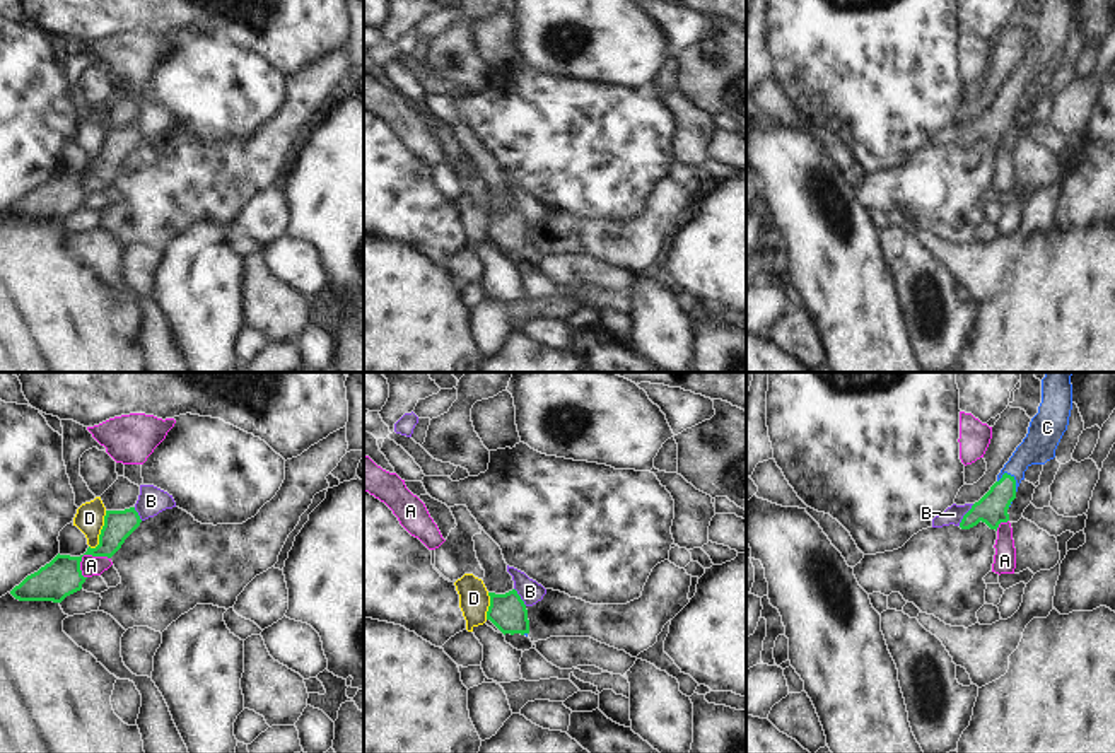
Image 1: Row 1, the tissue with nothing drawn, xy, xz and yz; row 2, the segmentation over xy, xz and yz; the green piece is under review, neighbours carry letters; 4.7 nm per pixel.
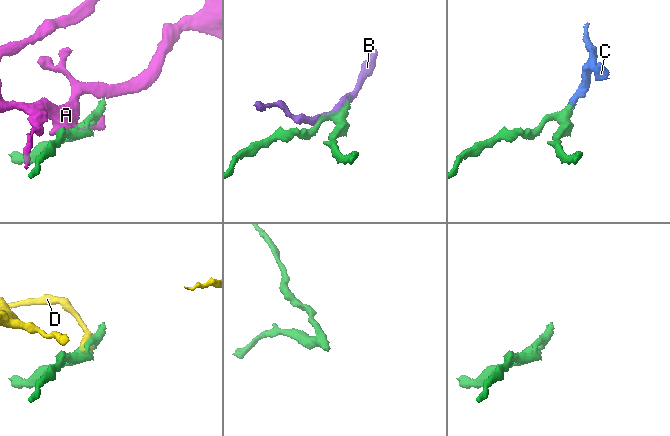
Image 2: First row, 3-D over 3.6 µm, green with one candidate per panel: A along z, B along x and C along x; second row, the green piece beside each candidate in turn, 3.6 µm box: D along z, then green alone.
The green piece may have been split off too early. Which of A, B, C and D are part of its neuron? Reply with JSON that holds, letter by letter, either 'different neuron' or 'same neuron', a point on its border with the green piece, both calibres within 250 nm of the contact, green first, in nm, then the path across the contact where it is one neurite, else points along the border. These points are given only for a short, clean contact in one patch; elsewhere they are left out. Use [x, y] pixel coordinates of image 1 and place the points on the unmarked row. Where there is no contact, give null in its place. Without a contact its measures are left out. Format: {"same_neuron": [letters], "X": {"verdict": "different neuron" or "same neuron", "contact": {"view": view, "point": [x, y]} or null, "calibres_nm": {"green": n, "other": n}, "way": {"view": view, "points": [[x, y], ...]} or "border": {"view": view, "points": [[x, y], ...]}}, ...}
{"same_neuron": ["C"], "A": {"verdict": "different neuron", "contact": {"view": "xy", "point": [87, 171]}, "calibres_nm": {"green": 180, "other": 100}}, "B": {"verdict": "different neuron", "contact": {"view": "yz", "point": [965, 132]}, "calibres_nm": {"green": 140, "other": 90}, "border": {"view": "yz", "points": [[974, 122], [958, 142]]}}, "C": {"verdict": "same neuron", "contact": {"view": "yz", "point": [1015, 98]}, "calibres_nm": {"green": 140, "other": 160}, "way": {"view": "yz", "points": [[992, 125], [1015, 98], [1015, 87], [1039, 64]]}}, "D": {"verdict": "different neuron", "contact": {"view": "xy", "point": [101, 149]}, "calibres_nm": {"green": 140, "other": 140}, "border": {"view": "xy", "points": [[106, 128], [98, 161], [91, 166]]}}}

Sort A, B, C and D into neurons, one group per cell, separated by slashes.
A / B / C / D

